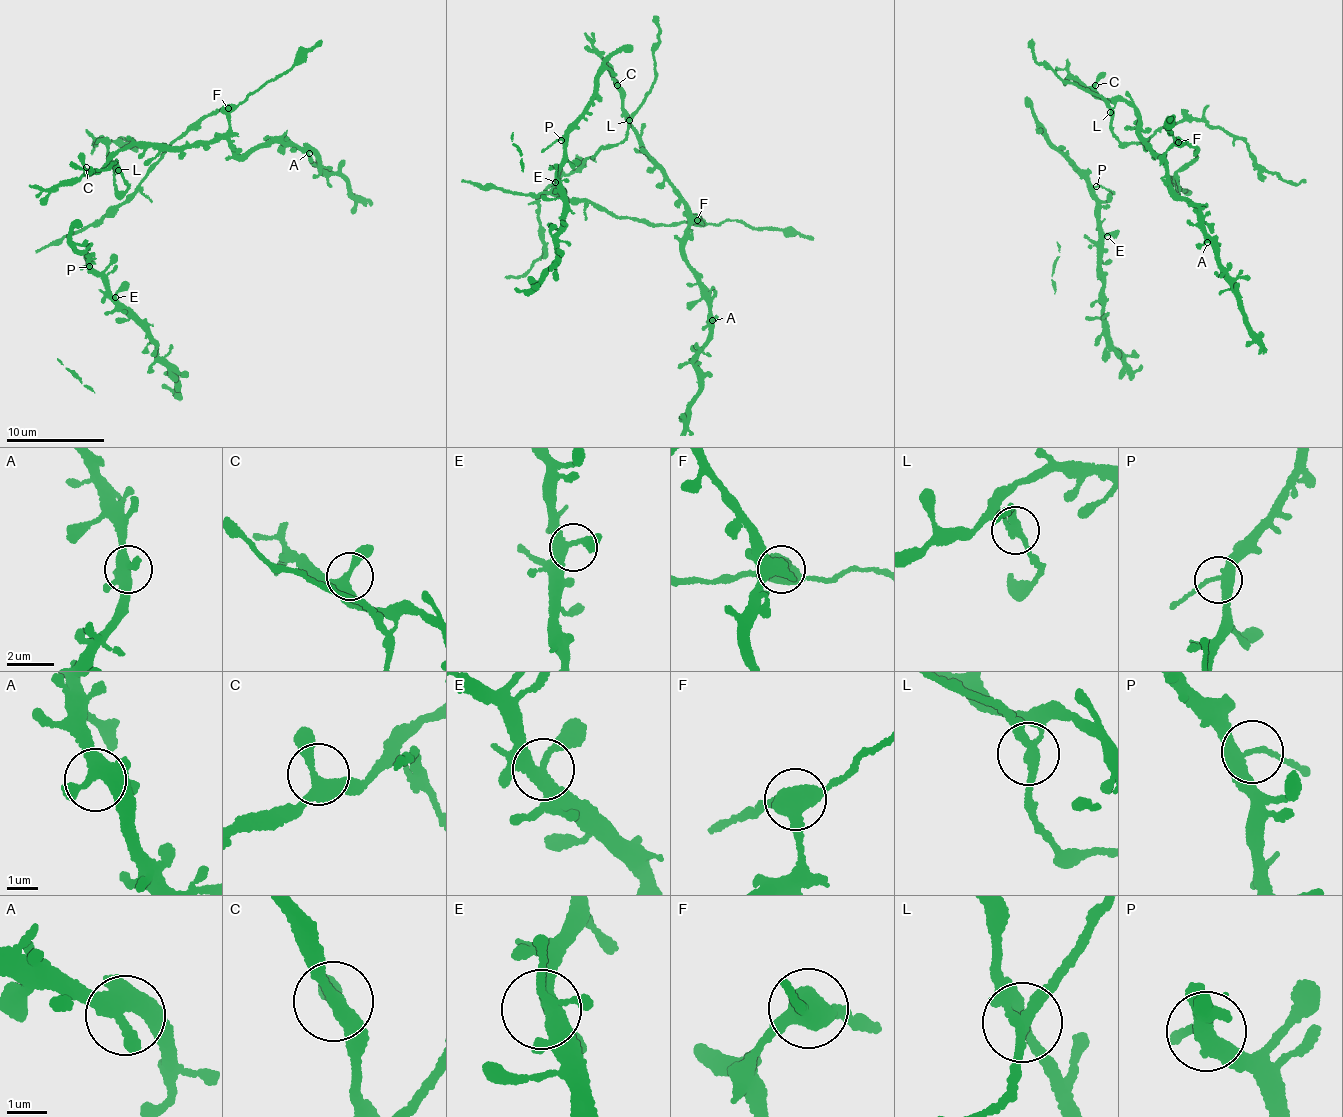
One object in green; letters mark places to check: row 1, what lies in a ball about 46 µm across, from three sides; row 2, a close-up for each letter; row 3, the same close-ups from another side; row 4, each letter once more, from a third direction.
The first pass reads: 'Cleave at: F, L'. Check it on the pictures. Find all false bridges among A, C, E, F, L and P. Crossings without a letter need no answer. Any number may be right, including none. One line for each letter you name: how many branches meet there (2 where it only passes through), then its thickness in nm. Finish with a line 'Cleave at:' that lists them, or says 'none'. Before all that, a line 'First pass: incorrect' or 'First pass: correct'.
First pass: correct
F: branches 3; calibre 550 nm
L: branches 3; calibre 220 nm
Cleave at: F, L

